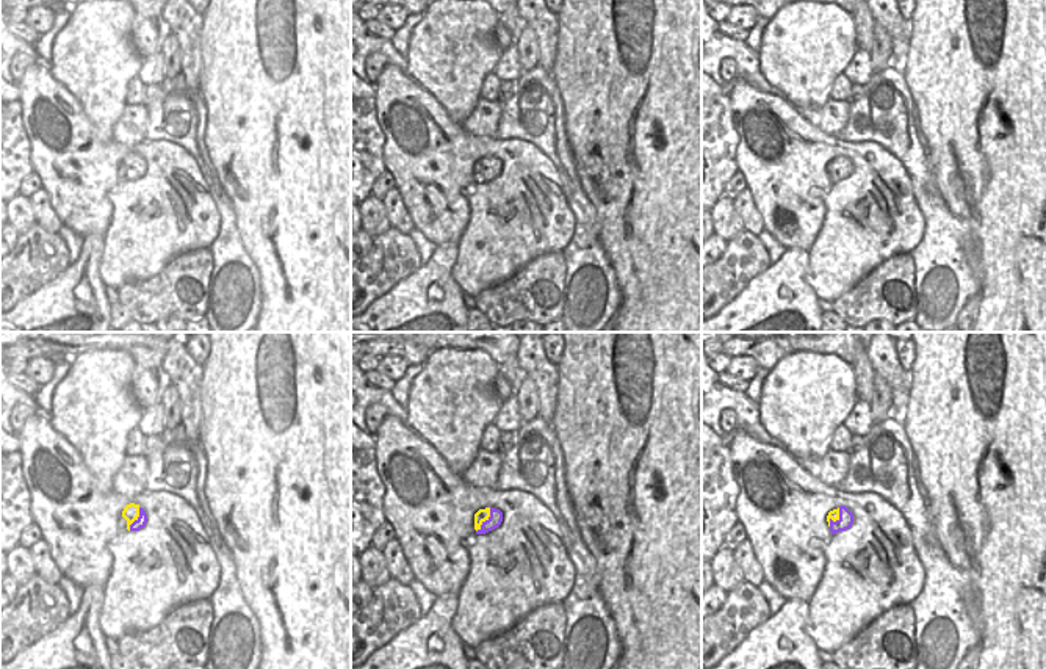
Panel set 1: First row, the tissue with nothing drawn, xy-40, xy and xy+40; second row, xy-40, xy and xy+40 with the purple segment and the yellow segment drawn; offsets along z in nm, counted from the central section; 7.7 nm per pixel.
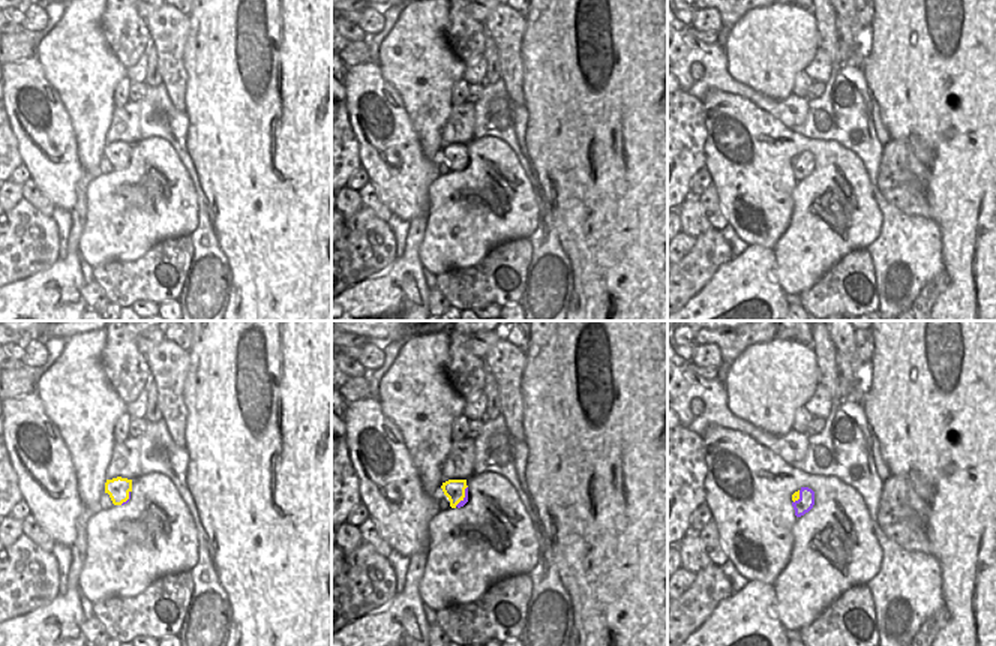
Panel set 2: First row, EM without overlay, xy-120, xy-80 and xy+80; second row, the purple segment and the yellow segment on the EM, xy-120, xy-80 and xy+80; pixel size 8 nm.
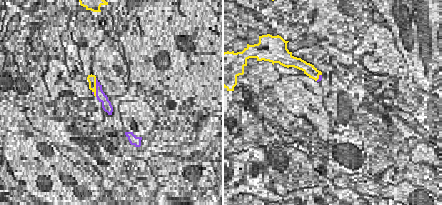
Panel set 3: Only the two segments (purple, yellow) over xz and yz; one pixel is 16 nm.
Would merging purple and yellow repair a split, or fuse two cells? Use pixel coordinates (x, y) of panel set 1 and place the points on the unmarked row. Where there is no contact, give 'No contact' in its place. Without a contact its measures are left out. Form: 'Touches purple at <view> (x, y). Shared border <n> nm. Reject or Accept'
Touches purple at xy (486, 169). Shared border 220 nm. Accept

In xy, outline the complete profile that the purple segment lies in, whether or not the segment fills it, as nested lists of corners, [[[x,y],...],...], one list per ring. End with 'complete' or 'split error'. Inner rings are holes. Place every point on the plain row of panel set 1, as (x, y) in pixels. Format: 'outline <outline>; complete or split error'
outline [[[495,157],[479,158],[474,163],[474,179],[476,183],[485,183],[495,177],[498,177],[503,171],[503,161]]]; split error

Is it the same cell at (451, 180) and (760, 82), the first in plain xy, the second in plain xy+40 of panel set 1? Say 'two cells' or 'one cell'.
two cells

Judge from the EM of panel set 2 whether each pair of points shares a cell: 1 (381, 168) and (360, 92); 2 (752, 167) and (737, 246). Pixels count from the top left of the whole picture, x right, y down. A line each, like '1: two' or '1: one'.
1: one
2: two

